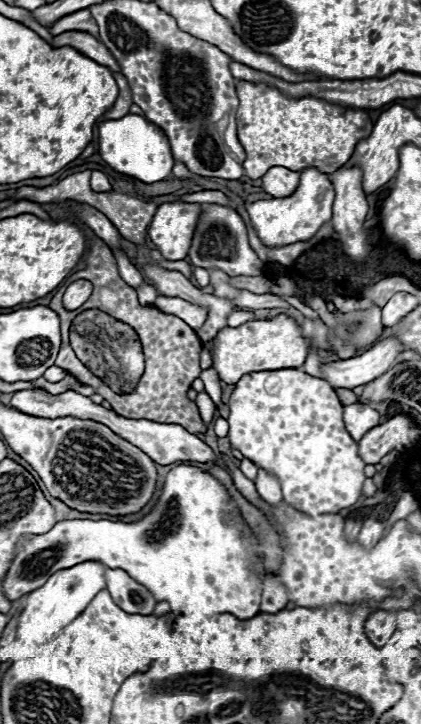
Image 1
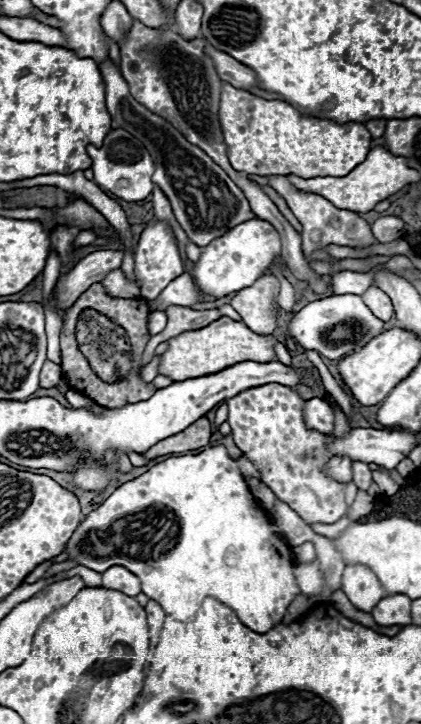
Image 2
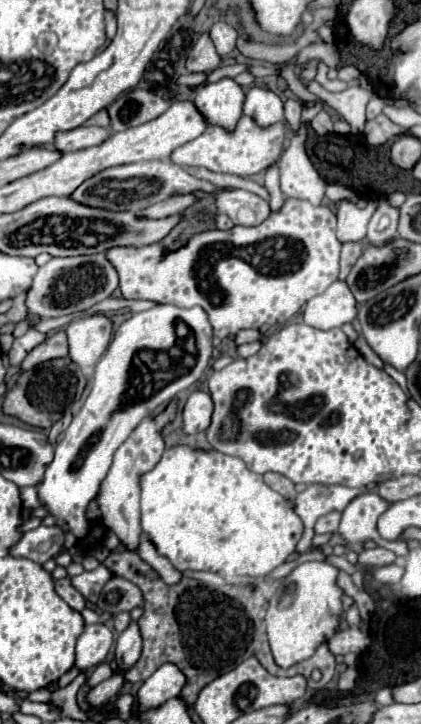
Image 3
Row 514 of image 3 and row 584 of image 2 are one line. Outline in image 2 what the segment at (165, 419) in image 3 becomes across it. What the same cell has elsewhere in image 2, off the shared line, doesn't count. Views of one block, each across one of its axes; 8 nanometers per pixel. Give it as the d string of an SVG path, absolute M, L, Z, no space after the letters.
M110 566L106 572L102 572L102 586L118 590L126 596L140 594L140 580L130 570L124 570L124 566Z

